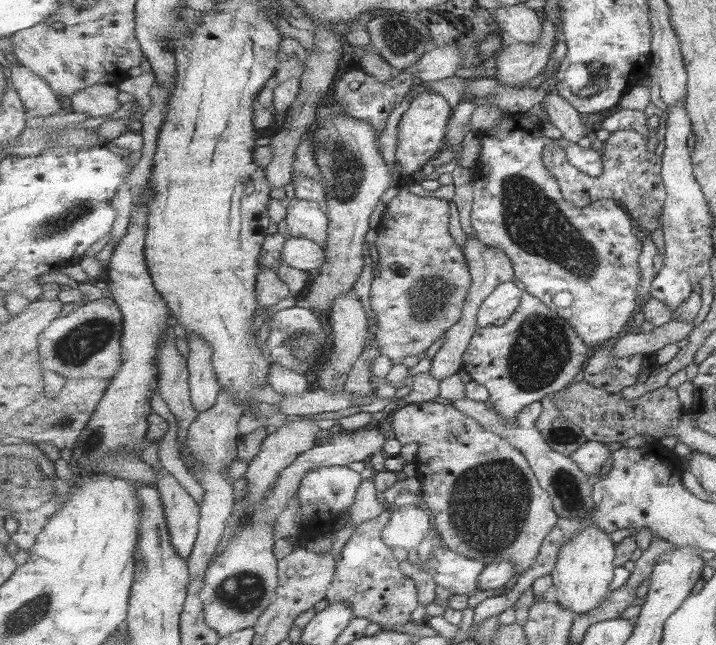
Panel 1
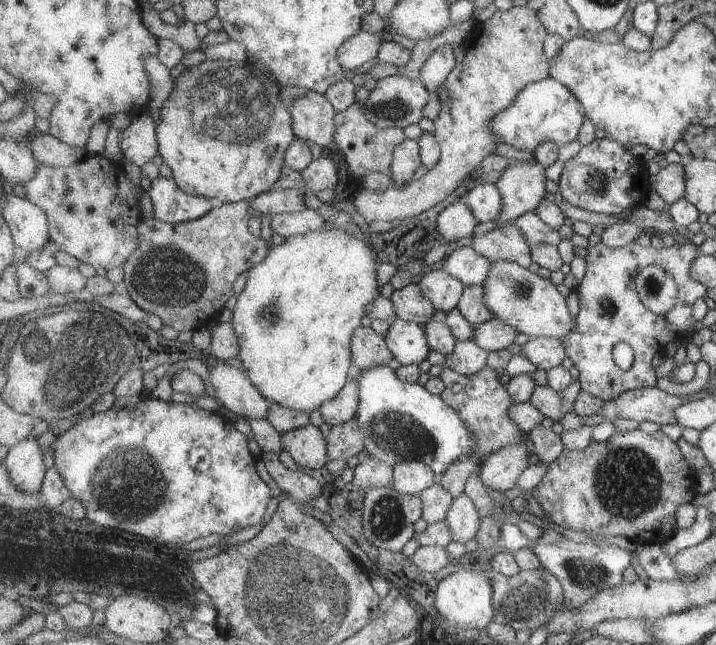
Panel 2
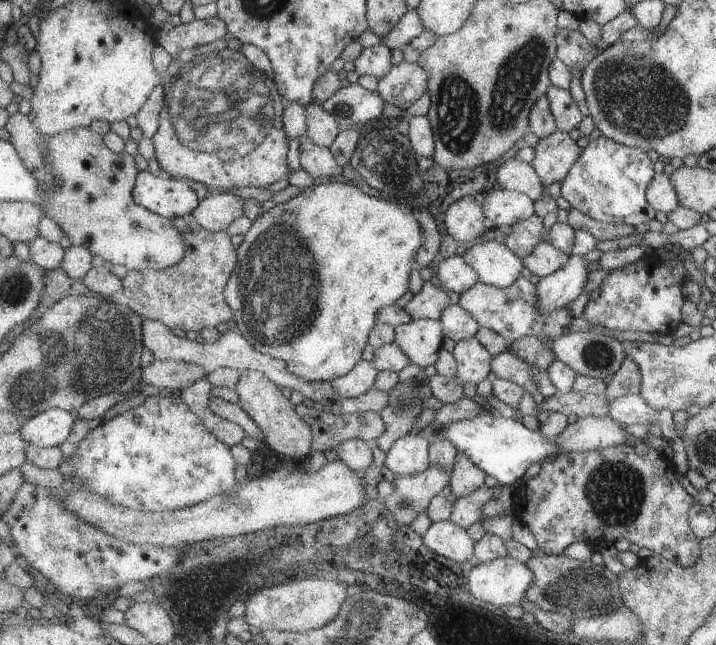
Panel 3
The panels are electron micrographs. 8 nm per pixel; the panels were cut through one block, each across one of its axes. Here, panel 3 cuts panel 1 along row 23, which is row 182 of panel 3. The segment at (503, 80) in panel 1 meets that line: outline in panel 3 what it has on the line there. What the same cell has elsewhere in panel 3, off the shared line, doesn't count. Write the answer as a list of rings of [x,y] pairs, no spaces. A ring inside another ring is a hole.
[[[559,130],[553,136],[540,139],[535,150],[532,165],[545,186],[564,181],[582,153],[577,142]]]

